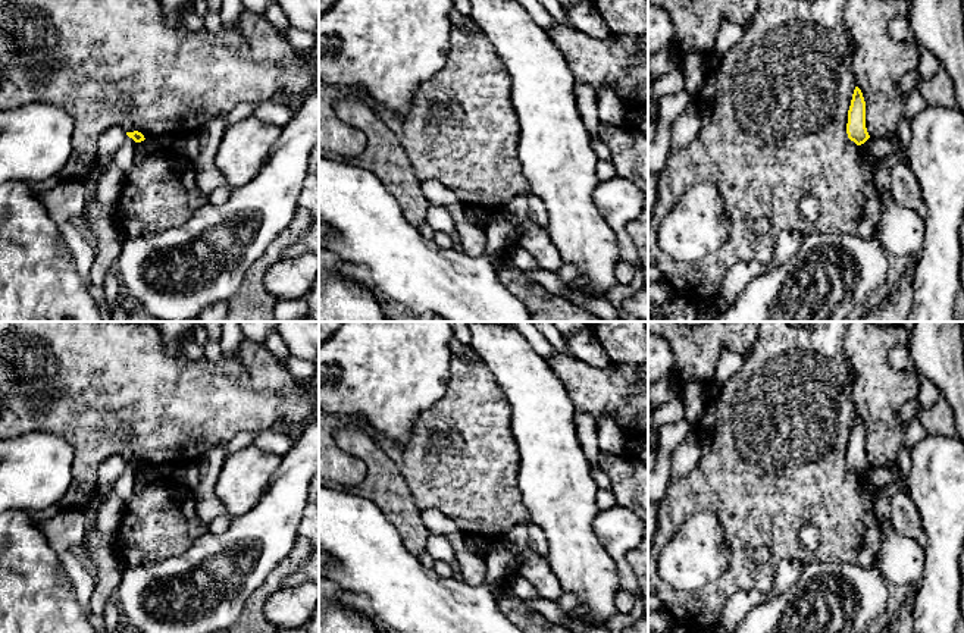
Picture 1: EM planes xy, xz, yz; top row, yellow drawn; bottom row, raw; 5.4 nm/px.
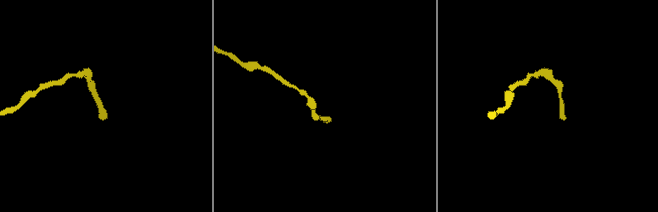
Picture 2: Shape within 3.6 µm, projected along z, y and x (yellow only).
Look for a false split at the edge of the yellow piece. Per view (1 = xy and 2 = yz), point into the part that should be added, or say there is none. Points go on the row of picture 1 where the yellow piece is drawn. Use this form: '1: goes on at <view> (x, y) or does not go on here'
1: does not go on here
2: does not go on here

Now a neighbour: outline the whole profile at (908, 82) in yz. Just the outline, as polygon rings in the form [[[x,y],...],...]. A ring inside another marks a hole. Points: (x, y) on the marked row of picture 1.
[[[911,70],[908,72],[899,82],[898,82],[898,88],[901,91],[901,94],[908,98],[910,94],[916,90],[918,84],[918,78],[917,78],[917,70]]]

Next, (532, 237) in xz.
[[[530,219],[516,226],[517,245],[529,251],[538,261],[539,269],[558,270],[564,261],[557,247],[550,239],[544,225],[535,223]]]

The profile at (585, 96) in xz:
[[[575,79],[575,97],[576,104],[582,117],[582,122],[591,137],[598,137],[598,109],[597,109],[597,94],[586,85]]]

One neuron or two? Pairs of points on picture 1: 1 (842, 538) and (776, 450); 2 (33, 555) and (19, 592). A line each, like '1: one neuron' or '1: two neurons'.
1: one neuron
2: one neuron

